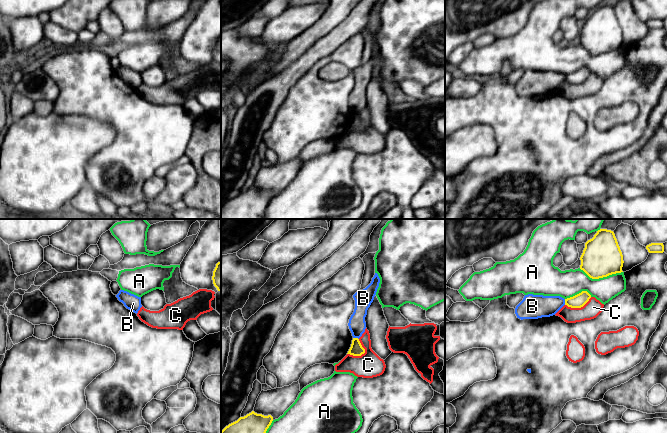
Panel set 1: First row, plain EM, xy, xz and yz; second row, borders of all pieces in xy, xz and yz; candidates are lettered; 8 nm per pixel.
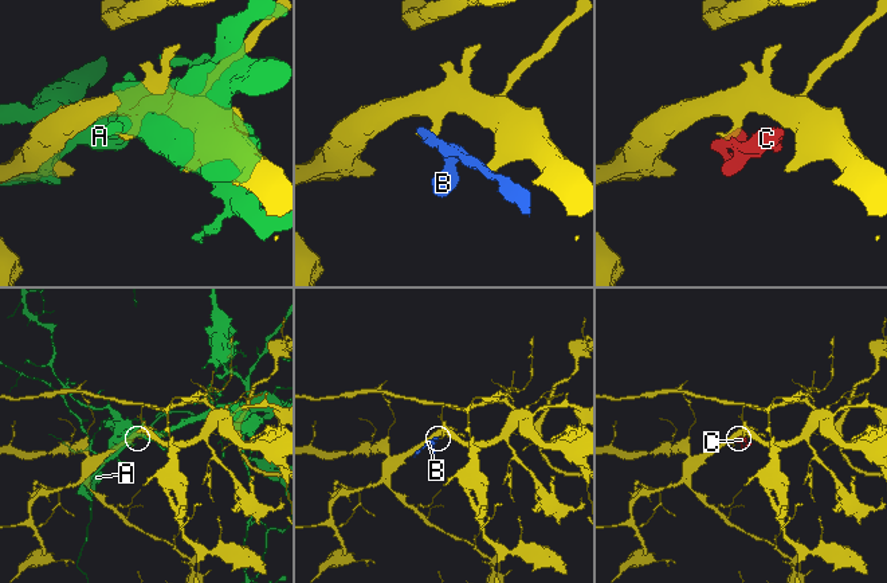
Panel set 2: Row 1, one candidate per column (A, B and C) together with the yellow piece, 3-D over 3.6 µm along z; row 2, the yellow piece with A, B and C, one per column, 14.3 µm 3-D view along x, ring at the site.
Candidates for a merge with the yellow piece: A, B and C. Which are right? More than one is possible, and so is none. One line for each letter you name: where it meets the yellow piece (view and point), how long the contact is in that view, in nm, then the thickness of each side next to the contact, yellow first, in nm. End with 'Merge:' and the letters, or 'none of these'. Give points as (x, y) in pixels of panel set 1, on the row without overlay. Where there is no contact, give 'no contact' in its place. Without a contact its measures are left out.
Merge: none of these

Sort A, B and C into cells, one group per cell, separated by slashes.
A / B C

